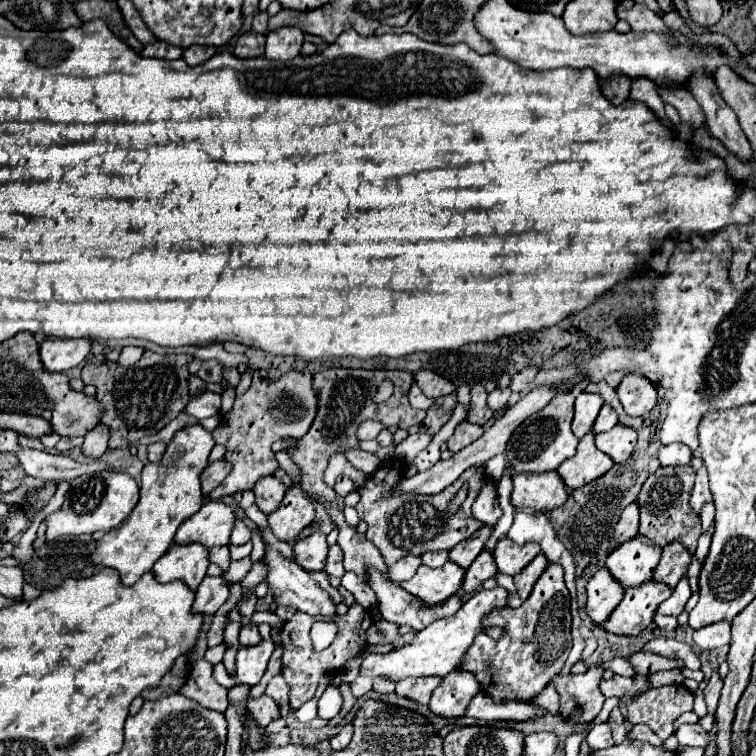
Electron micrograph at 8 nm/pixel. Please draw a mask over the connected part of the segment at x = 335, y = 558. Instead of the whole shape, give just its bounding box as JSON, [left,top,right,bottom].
[326,545,346,577]

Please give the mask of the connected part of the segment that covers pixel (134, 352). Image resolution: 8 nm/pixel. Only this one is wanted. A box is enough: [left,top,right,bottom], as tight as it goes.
[118,347,144,367]

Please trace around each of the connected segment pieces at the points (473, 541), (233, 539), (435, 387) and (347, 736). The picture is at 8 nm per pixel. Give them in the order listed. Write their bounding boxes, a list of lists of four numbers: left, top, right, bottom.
[[448,527,490,569],[230,519,252,545],[414,371,456,399],[330,725,354,751]]

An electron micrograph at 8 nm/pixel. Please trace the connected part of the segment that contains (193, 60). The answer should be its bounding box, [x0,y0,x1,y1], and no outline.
[184,45,216,65]

